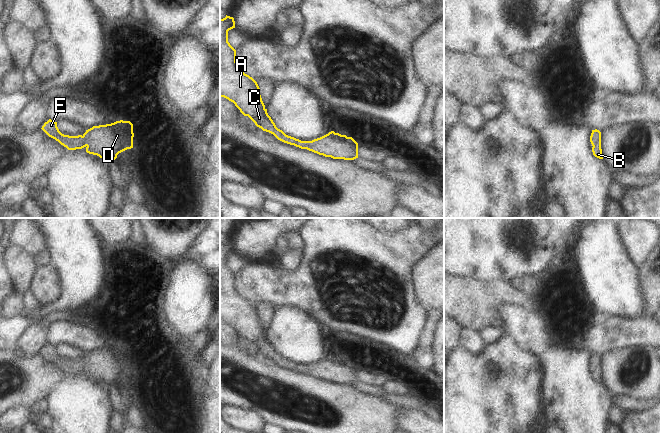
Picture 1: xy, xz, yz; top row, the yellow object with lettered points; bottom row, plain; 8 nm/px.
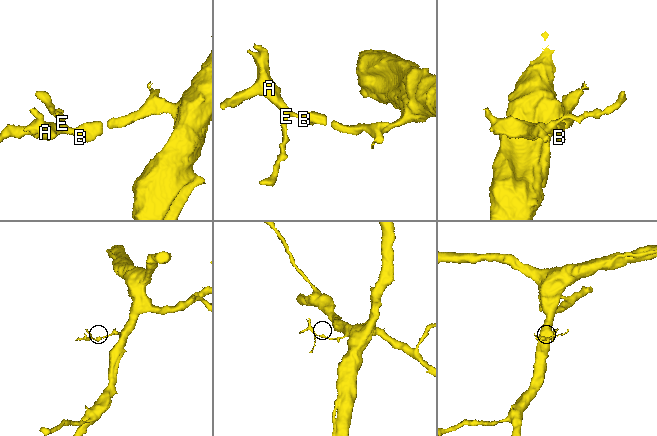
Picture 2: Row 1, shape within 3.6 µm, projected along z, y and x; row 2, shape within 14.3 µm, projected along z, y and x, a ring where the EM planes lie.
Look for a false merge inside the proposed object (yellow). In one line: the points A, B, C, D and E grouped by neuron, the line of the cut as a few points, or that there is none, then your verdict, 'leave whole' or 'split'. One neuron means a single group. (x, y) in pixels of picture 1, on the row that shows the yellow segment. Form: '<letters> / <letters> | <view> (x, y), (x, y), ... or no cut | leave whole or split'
A B C D E | no cut | leave whole

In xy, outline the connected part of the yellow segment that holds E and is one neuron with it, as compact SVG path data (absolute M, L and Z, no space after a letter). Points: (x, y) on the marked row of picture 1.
M51 119L45 122L41 129L68 150L85 147L87 153L108 161L115 160L119 153L133 148L134 133L130 121L120 120L111 124L93 126L78 136L62 134L57 122Z

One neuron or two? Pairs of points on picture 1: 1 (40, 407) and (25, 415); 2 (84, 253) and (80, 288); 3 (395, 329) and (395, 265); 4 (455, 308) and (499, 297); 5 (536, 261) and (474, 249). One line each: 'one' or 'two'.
1: two
2: one
3: one
4: one
5: one

